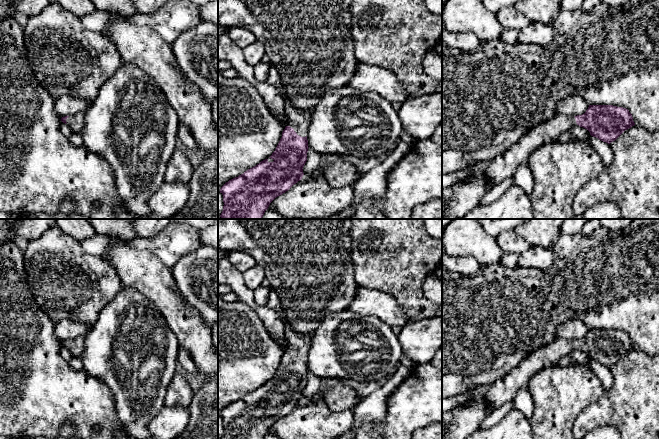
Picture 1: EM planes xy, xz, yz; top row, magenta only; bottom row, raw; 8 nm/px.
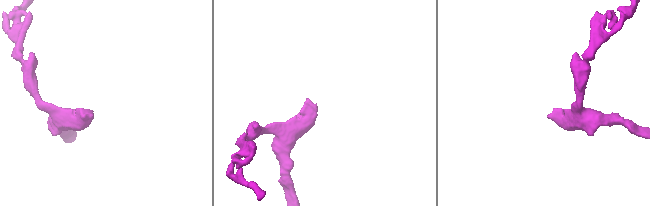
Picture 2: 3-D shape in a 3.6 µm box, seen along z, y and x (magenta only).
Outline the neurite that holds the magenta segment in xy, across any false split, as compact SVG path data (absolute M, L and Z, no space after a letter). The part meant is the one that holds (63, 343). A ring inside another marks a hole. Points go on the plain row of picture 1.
M79 336L72 340L65 340L60 343L71 352L73 357L81 357L84 351L84 336Z

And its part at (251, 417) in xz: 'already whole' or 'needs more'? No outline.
needs more

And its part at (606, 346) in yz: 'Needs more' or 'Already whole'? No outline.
Needs more

